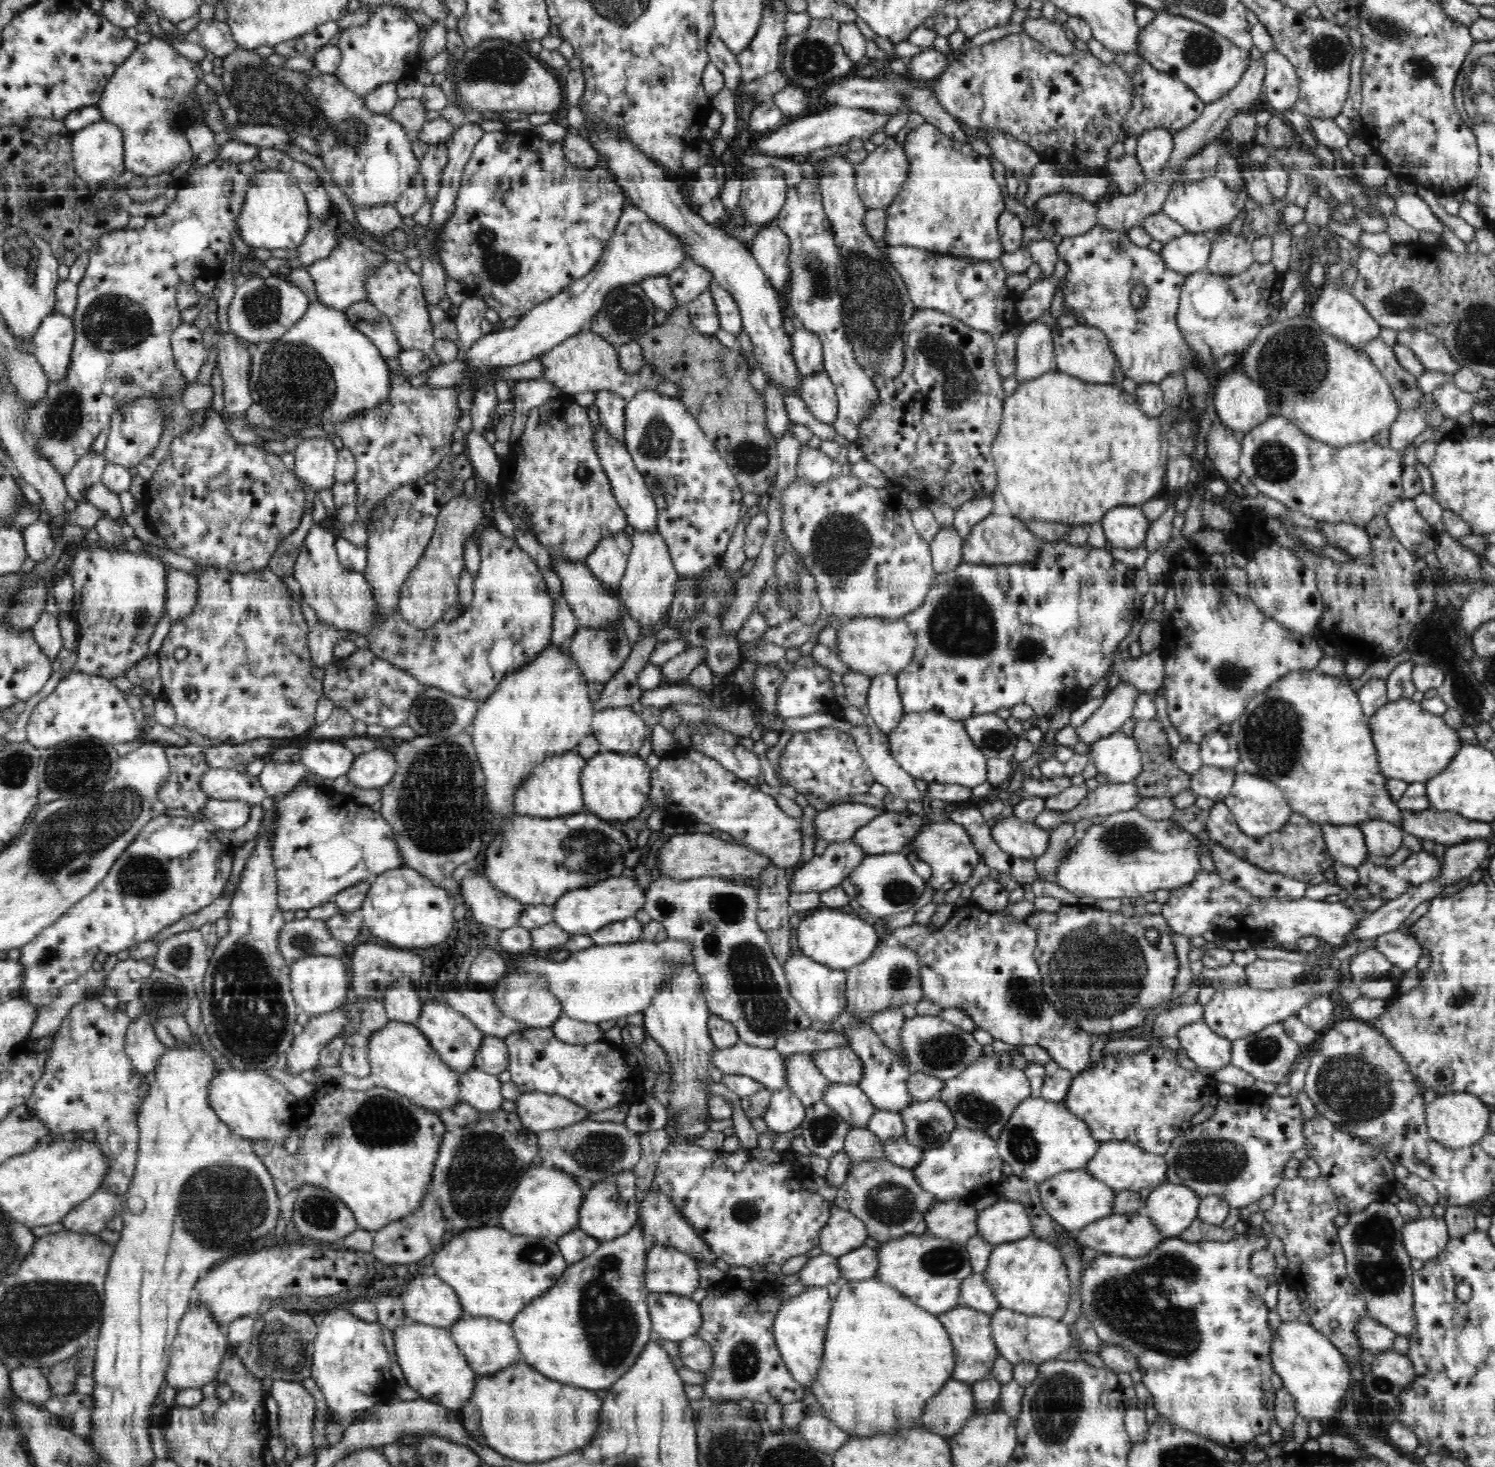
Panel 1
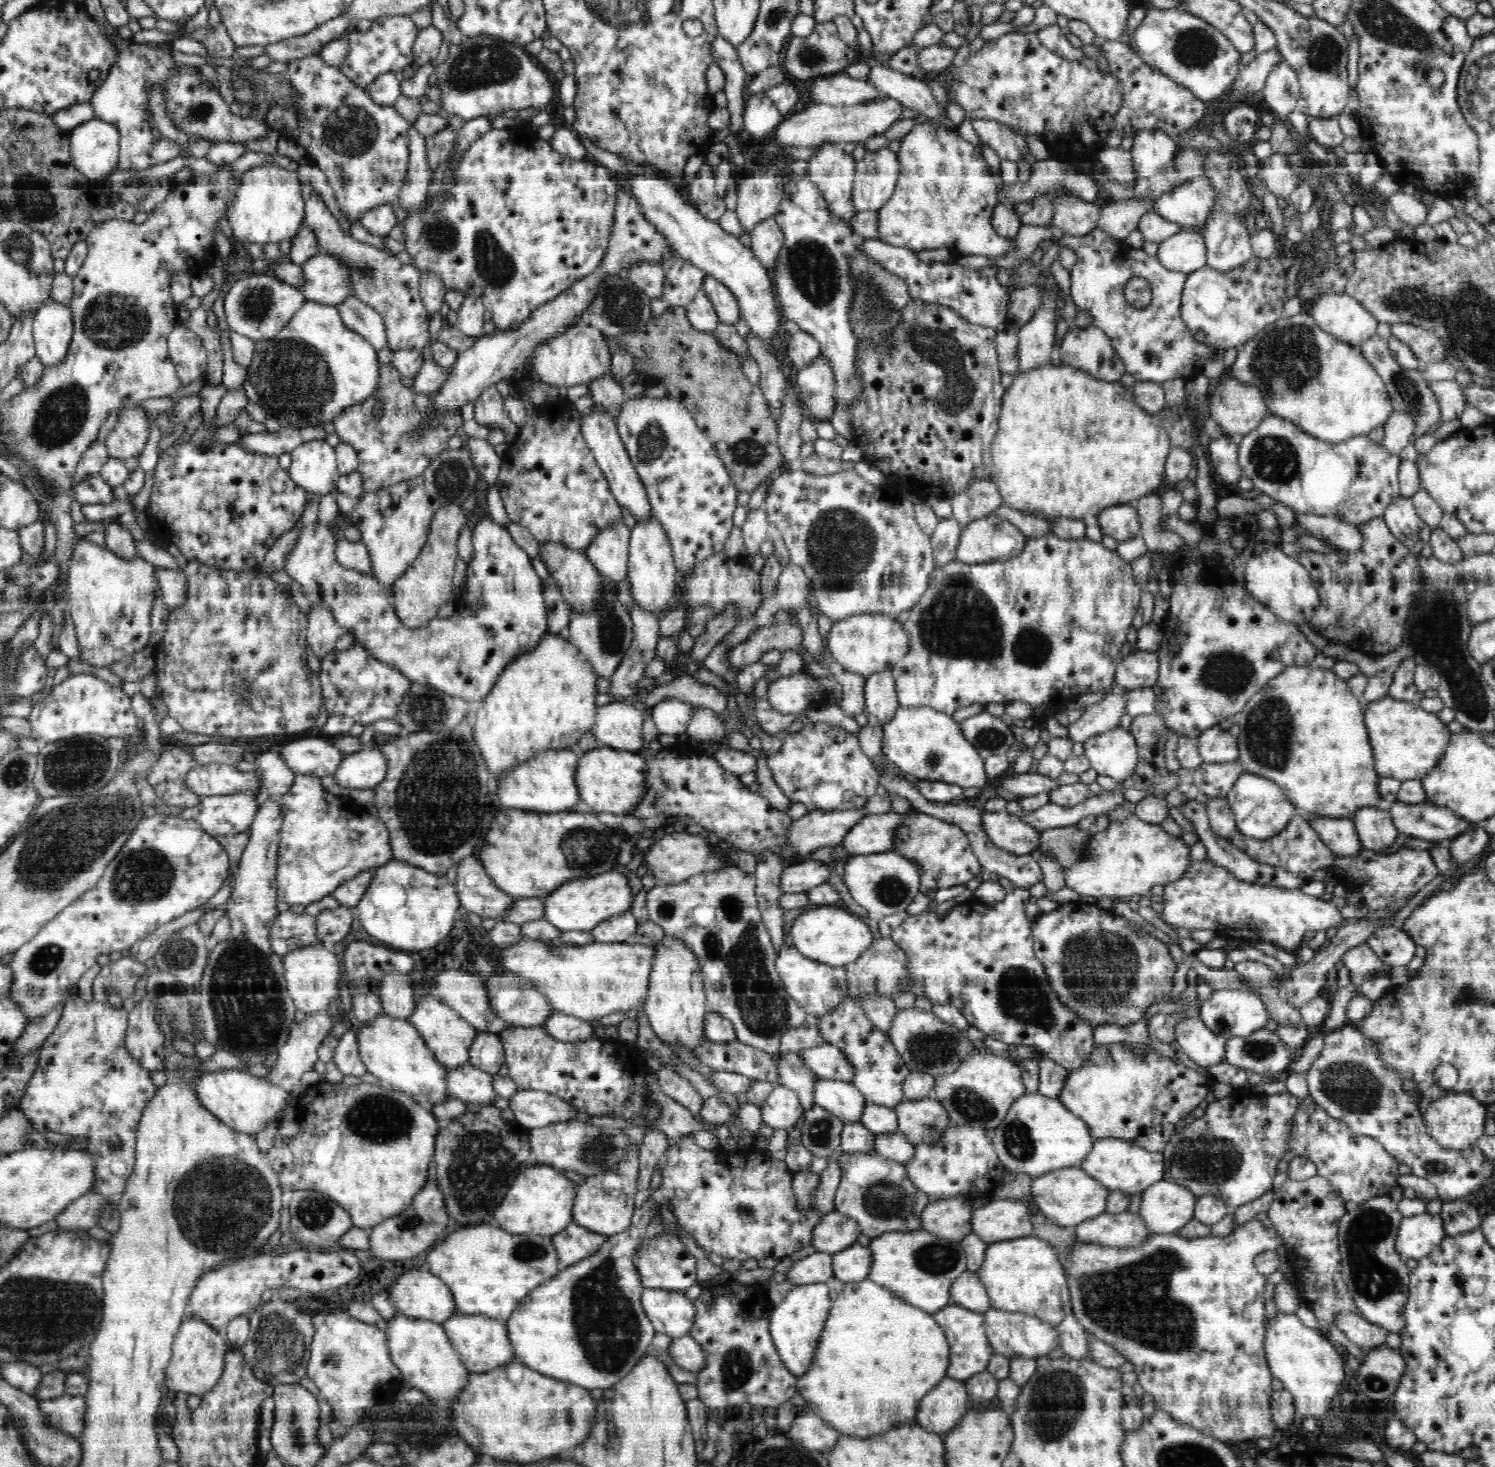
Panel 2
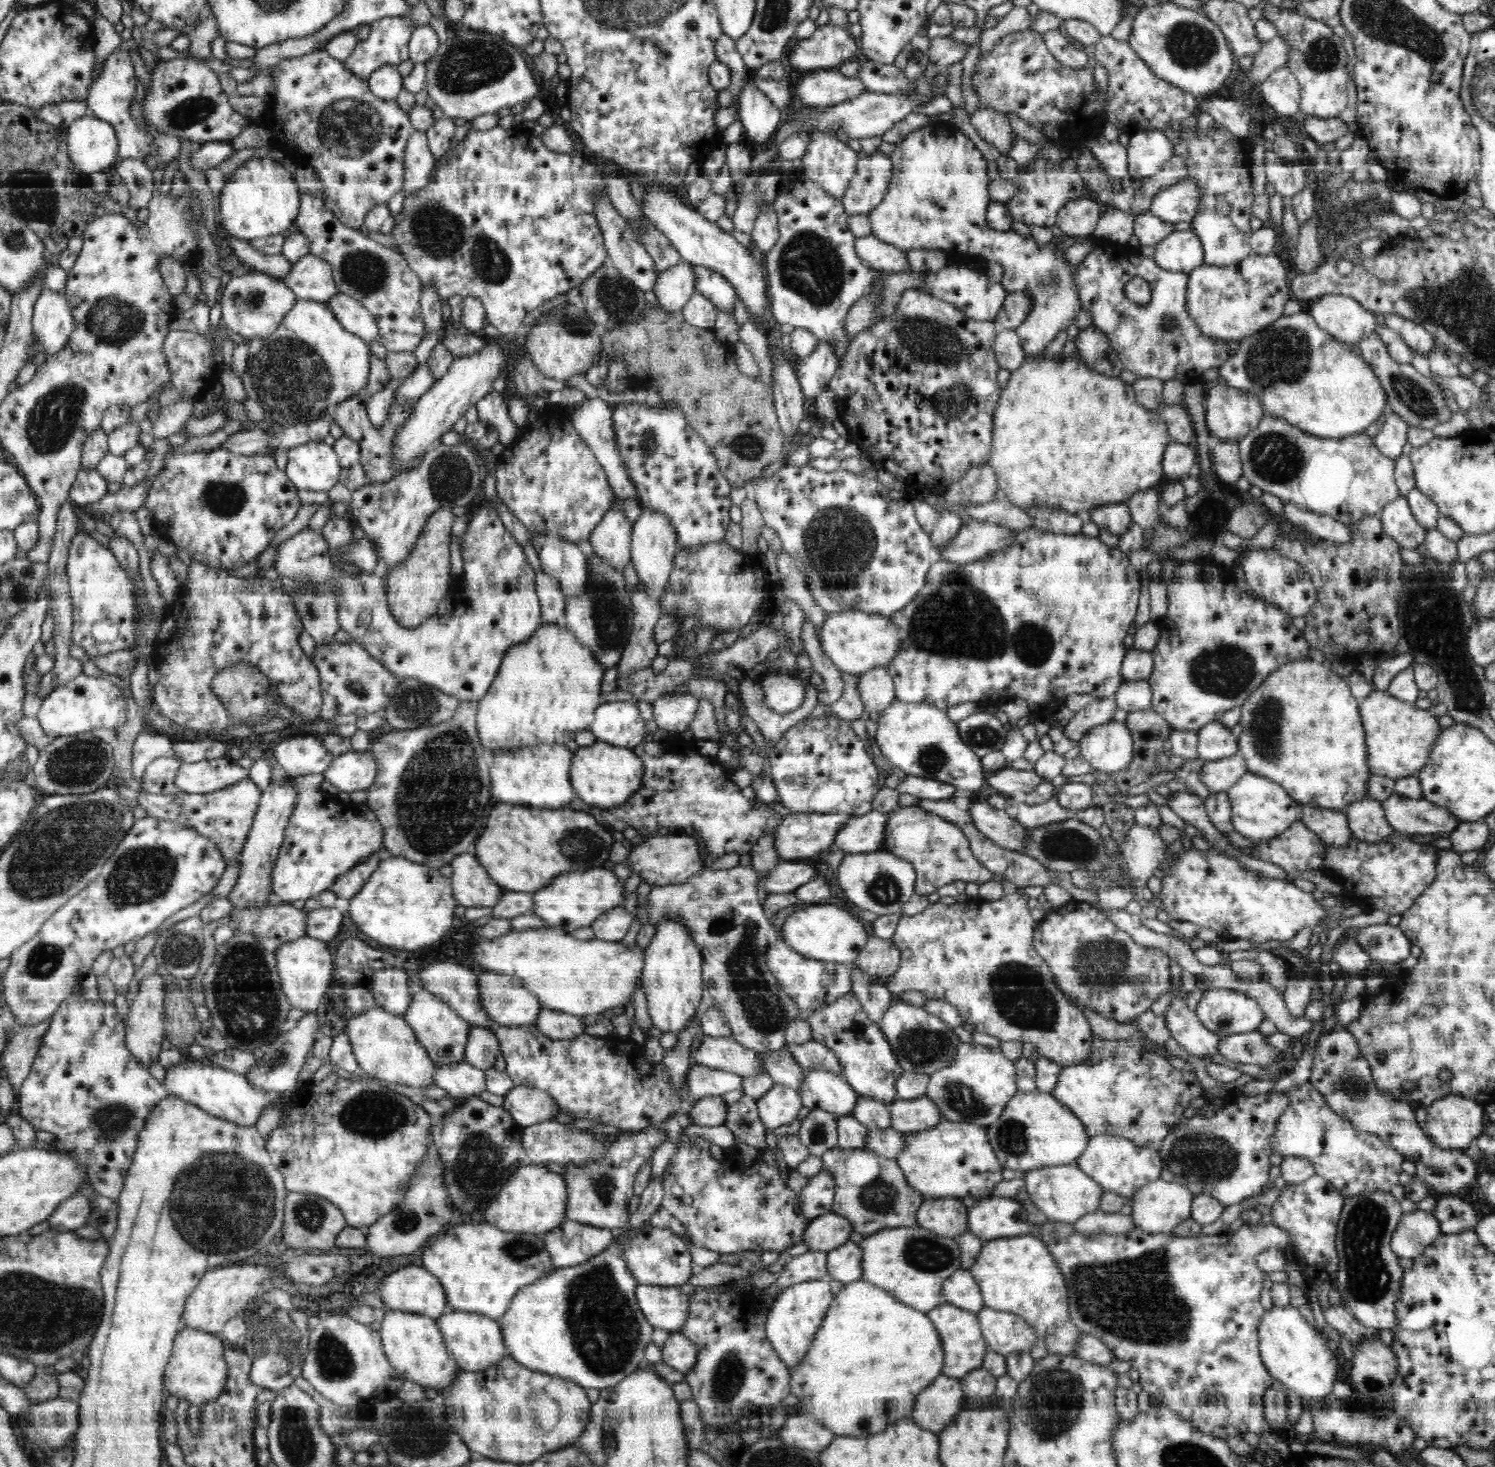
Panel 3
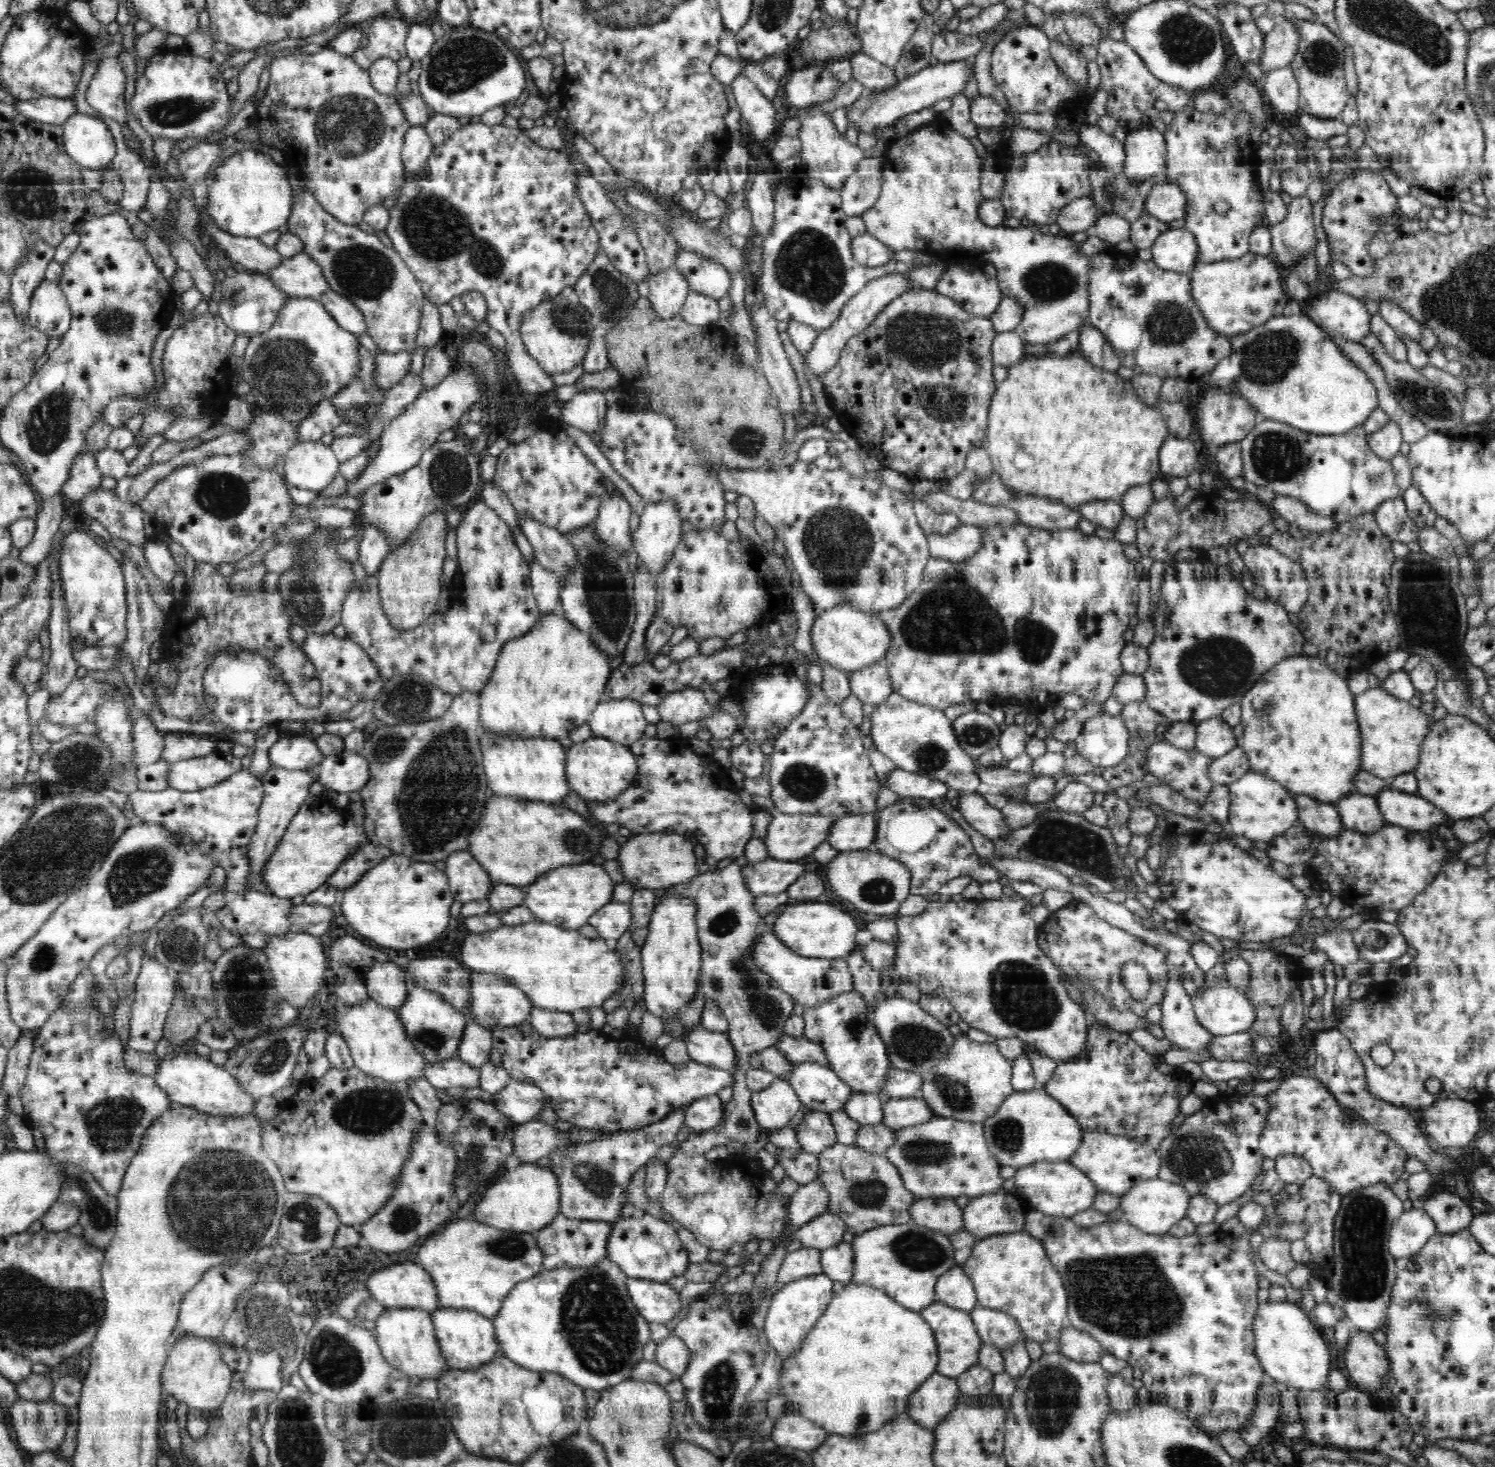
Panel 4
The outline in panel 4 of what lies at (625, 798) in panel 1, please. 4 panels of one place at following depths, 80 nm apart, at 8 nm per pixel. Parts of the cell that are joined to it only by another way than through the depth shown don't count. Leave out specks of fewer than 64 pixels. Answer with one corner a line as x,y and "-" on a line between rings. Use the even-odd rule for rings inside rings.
593,736
584,742
573,743
566,751
566,781
588,803
620,796
620,792
636,784
639,764
629,747
602,737

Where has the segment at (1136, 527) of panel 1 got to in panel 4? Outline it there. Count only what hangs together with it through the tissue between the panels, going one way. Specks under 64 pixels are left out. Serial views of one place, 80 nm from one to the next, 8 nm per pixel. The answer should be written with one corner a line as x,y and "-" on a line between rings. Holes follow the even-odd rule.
1108,499
1103,501
1092,501
1076,507
1081,518
1090,520
1096,527
1102,526
1108,531
1115,530
1124,515
1123,506
1119,500

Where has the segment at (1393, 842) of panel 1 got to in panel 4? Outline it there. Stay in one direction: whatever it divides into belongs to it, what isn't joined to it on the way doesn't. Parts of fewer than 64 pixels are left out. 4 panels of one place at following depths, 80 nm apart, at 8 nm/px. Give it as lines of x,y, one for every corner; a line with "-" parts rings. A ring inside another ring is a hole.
1354,792
1339,798
1334,805
1340,813
1344,829
1372,834
1386,823
1376,799
1372,796

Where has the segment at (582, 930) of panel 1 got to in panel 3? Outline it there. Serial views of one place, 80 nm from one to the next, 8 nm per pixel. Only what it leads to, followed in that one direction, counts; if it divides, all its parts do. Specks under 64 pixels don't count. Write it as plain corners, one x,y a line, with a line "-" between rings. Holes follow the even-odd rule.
609,866
565,872
533,892
531,912
546,920
553,929
571,933
590,926
597,916
620,906
626,896
624,883
614,875

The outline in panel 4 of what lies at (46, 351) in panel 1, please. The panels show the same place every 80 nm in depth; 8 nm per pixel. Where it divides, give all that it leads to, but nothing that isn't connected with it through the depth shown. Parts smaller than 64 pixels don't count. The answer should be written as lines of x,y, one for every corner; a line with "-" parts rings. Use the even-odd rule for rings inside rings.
42,279
30,300
30,324
52,337
60,337
71,323
71,308
58,283

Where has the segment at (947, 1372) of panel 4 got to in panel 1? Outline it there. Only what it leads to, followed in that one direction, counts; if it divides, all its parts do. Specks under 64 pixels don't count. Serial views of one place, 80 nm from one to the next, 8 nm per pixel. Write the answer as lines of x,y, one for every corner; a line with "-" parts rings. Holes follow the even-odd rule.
958,1306
937,1314
937,1317
947,1330
955,1350
955,1365
951,1378
970,1385
990,1375
992,1365
999,1355
991,1335
991,1315
974,1308

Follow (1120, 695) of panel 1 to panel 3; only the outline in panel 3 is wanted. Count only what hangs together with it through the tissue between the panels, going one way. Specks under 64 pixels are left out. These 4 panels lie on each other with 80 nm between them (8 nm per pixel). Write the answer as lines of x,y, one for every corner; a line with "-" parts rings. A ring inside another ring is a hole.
1114,696
1096,699
1072,716
1072,719
1065,722
1066,724
1063,725
1064,734
1078,742
1079,738
1086,735
1092,728
1114,720
1117,708
1118,703

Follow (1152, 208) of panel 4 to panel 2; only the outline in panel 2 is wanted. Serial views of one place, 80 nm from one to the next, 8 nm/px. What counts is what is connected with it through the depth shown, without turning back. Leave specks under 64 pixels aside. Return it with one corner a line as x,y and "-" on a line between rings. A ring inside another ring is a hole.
1198,177
1182,183
1174,190
1162,194
1154,202
1153,212
1163,216
1169,222
1177,223
1184,229
1200,230
1206,226
1206,219
1212,208
1216,206
1216,189
1212,189
1212,184
1207,177

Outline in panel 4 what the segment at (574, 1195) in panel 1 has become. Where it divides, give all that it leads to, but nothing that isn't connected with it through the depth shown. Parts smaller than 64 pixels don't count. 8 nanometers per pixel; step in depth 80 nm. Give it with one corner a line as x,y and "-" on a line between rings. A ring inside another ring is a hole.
524,1163
514,1170
504,1170
495,1181
477,1203
473,1201
466,1207
468,1216
474,1220
500,1230
532,1233
546,1227
559,1214
560,1182
547,1168
540,1168
536,1163

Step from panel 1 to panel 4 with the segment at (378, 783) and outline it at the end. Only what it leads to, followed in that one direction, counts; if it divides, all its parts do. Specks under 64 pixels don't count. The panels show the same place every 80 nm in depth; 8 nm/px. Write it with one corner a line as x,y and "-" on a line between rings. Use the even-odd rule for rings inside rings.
347,750
324,757
318,766
317,782
328,791
360,791
370,780
368,763
359,753

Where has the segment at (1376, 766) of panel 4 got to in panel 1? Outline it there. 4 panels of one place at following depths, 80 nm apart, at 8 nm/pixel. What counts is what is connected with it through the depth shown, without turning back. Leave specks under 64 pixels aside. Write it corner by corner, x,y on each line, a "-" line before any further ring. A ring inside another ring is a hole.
1412,699
1388,702
1368,720
1380,772
1387,780
1399,779
1407,784
1432,780
1448,766
1462,742
1456,730
1446,725
1440,715
1427,712

